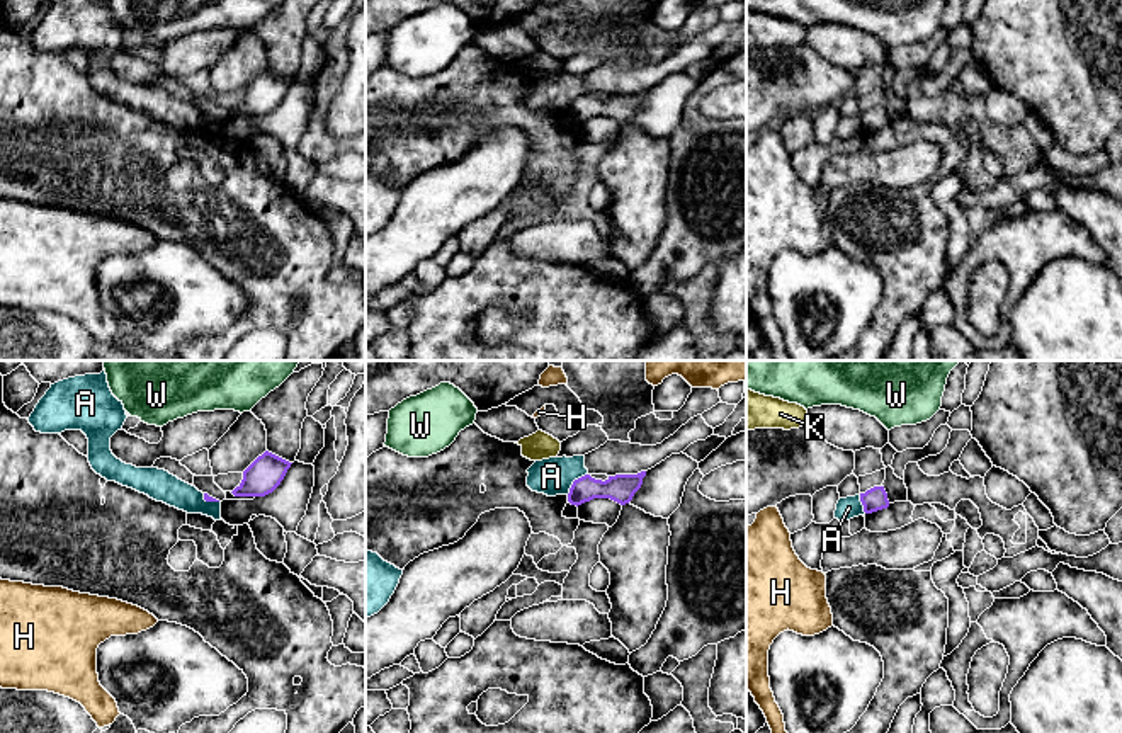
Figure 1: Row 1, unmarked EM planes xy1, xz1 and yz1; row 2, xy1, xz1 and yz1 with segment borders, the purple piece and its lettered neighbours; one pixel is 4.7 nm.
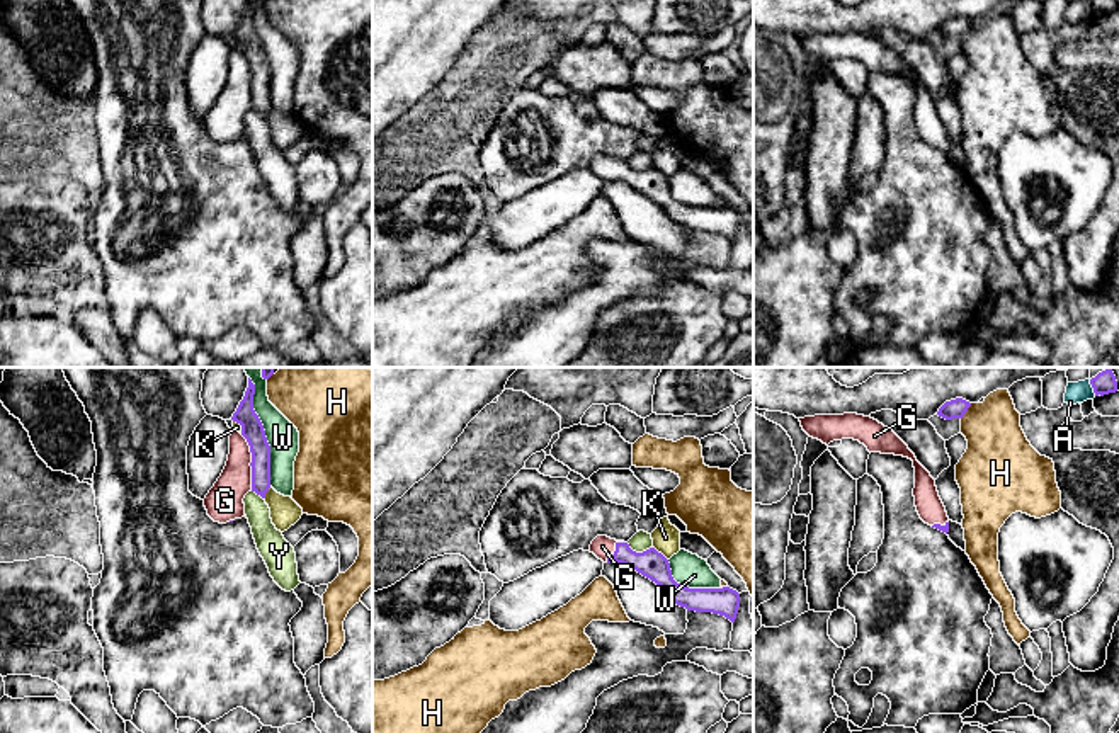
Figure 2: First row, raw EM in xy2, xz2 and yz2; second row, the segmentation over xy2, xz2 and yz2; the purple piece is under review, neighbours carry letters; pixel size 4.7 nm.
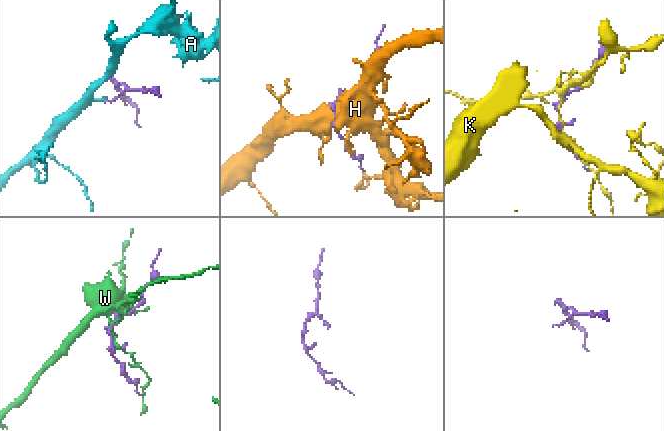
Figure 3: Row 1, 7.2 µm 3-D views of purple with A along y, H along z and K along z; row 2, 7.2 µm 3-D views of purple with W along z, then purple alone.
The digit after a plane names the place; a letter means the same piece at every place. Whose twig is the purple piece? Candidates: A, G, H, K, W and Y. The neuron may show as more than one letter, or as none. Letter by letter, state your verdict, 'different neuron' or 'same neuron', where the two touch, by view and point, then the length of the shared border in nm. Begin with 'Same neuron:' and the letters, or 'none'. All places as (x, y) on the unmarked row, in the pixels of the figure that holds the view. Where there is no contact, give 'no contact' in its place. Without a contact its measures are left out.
Same neuron: G
A: different neuron | xz1 (573, 101) | 140 nm
G: same neuron | xy2 (250, 82) | 280 nm
H: different neuron | yz2 (966, 29) | 90 nm
K: different neuron | xz2 (660, 172) | 100 nm
W: different neuron | xy2 (264, 53) | 500 nm
Y: different neuron | xz2 (640, 172) | 130 nm

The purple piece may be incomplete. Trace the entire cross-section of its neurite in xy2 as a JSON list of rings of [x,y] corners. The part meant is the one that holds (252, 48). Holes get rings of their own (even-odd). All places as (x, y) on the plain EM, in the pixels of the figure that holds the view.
[[[248,0],[243,19],[231,39],[241,44],[230,54],[226,85],[204,117],[207,134],[219,143],[245,136],[243,117],[255,111],[262,117],[270,107],[270,65],[253,29],[255,3]]]

